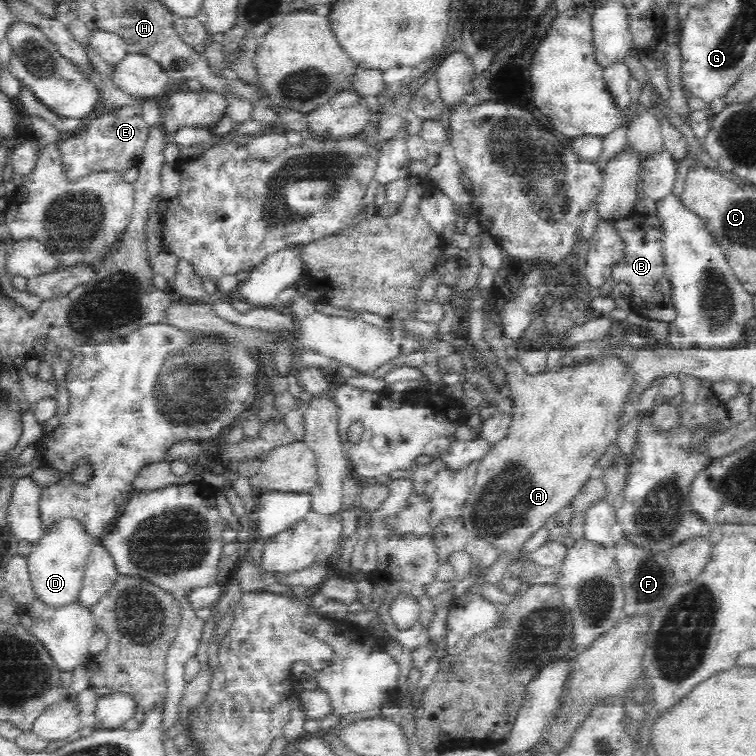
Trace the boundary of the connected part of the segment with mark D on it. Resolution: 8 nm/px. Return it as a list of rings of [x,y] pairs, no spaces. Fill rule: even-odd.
[[[60,520],[52,524],[48,534],[31,547],[28,561],[30,584],[37,600],[48,608],[62,608],[77,602],[83,585],[88,555],[96,540],[87,536],[82,524],[74,520]]]

